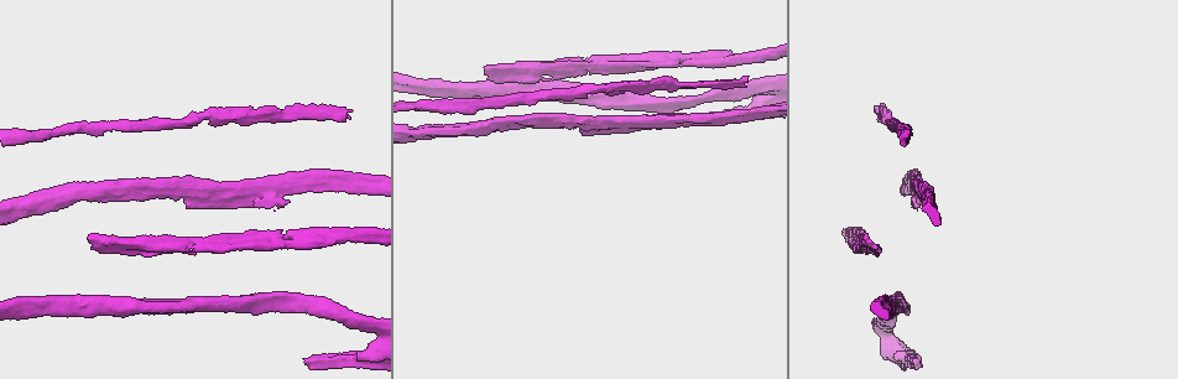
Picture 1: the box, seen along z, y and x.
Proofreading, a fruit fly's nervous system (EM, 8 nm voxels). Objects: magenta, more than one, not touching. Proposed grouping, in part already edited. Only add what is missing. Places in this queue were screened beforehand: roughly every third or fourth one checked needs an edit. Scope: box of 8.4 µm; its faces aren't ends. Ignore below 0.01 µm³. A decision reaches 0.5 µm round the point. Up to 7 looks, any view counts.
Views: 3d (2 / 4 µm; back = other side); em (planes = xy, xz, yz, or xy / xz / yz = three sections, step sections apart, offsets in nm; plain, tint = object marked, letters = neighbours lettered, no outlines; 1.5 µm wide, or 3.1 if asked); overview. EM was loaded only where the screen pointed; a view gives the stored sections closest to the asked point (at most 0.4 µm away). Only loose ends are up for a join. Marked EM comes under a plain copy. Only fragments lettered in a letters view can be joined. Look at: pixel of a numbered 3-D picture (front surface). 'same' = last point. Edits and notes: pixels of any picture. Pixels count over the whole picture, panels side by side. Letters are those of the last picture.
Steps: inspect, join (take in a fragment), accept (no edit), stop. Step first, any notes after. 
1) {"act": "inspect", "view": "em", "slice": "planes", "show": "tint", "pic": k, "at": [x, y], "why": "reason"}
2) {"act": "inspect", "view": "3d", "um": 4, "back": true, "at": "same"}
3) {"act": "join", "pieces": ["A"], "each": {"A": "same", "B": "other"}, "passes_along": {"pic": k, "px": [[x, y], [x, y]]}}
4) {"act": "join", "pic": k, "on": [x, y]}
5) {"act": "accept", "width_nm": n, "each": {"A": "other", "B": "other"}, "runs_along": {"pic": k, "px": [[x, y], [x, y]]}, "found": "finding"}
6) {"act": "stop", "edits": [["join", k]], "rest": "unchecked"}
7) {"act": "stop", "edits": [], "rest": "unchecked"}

{"act": "inspect", "view": "3d", "um": 4, "pic": 1, "at": [196, 208], "why": "free end"}

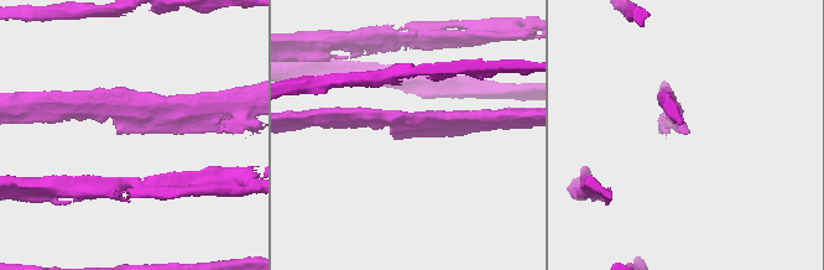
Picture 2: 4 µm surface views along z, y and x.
{"act": "inspect", "view": "em", "slice": "planes", "show": "letters", "pic": 2, "at": [135, 131], "arm_widths_nm": [190, 200], "why": "need the tissue"}

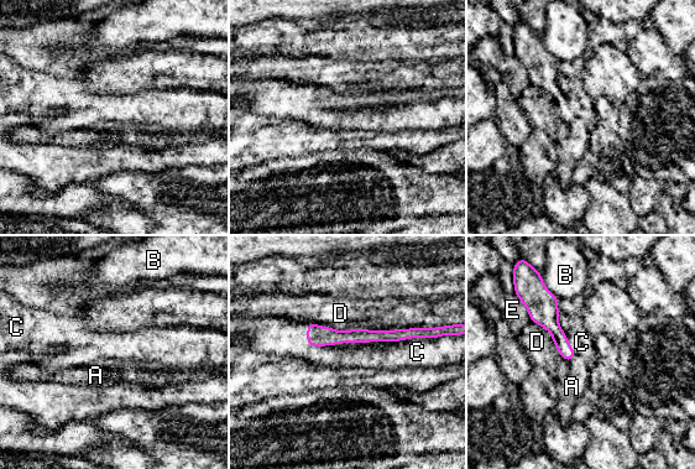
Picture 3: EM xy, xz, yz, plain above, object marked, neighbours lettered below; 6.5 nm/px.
{"act": "accept", "each": {"A": "other", "B": "other", "C": "other", "D": "other", "E": "other"}, "border": {"pic": 3, "px": [[329, 327], [336, 331], [433, 328]]}, "found": "none of them fits"}

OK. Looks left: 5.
{"act": "inspect", "view": "em", "slice": "planes", "show": "letters", "pic": 1, "at": [352, 112], "why": "thin end"}

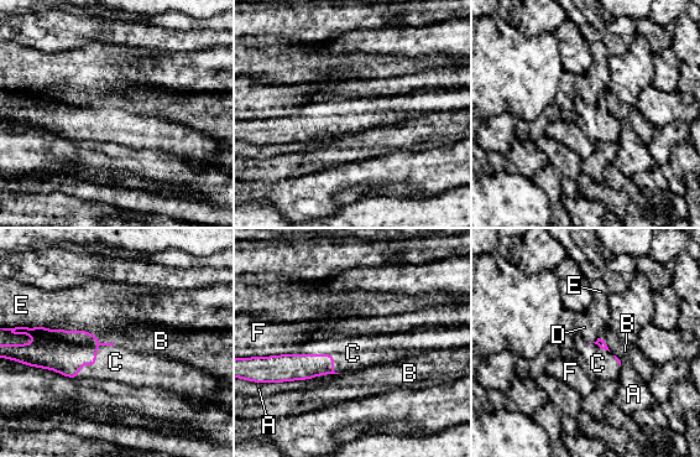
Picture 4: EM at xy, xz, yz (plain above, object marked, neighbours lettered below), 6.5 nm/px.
{"act": "join", "pieces": ["C"], "each": {"A": "other", "B": "other", "C": "same", "D": "other", "E": "other", "F": "other"}, "passes_along": {"pic": 4, "px": [[74, 348], [95, 359], [115, 362]]}, "found": "the cell continues"}

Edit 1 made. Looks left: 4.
{"act": "inspect", "view": "em", "slice": "yz", "step": 4, "show": "letters", "pic": 1, "at": [305, 362], "why": "free end"}

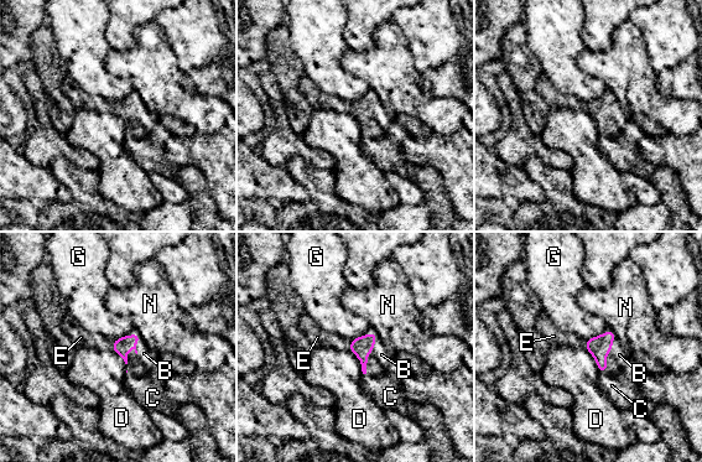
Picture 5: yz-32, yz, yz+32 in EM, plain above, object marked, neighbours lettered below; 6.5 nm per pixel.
{"act": "accept", "each": {"B": "other", "C": "other", "D": "other", "E": "other", "G": "other", "N": "other"}, "border": {"pic": 5, "px": [[370, 349], [367, 357], [365, 373]]}, "found": "none of them fits"}

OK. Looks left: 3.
{"act": "stop", "edits": [["join", 4]], "rest": "unchecked"}

